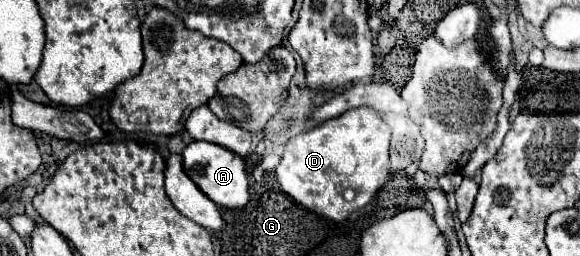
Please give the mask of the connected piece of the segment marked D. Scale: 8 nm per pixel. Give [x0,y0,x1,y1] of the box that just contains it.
[275,108,391,222]

